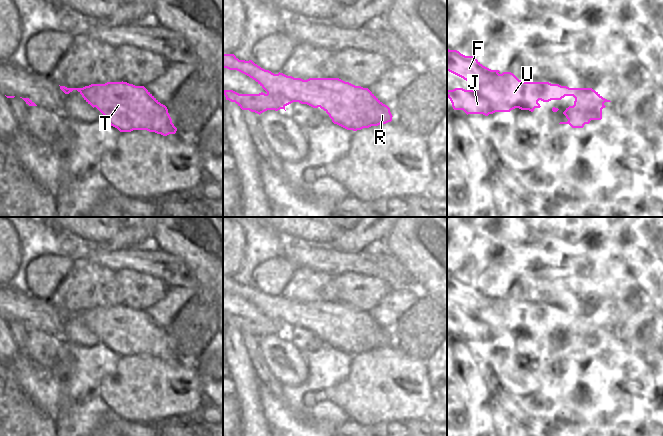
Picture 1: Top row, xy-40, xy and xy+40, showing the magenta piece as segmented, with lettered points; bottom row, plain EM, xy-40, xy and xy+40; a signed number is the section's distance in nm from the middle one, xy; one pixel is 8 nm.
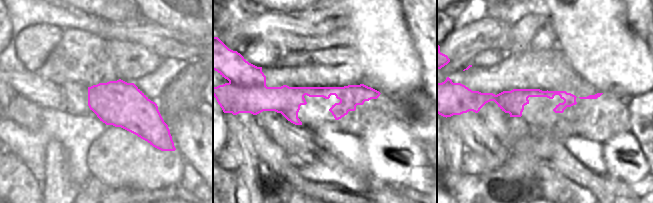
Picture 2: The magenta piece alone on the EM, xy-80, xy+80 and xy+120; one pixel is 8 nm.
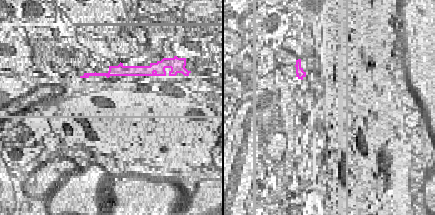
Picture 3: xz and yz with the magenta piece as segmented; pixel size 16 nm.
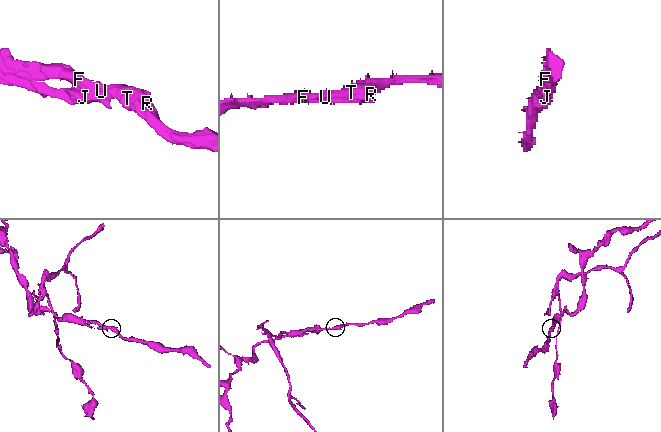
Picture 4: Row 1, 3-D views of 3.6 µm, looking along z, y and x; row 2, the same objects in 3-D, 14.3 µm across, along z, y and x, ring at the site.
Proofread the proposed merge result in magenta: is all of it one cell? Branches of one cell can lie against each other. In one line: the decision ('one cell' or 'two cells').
two cells

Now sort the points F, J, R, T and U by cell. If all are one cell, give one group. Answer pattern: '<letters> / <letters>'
F R T U / J

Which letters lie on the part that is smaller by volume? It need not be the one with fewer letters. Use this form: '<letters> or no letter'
F, R, T, U

